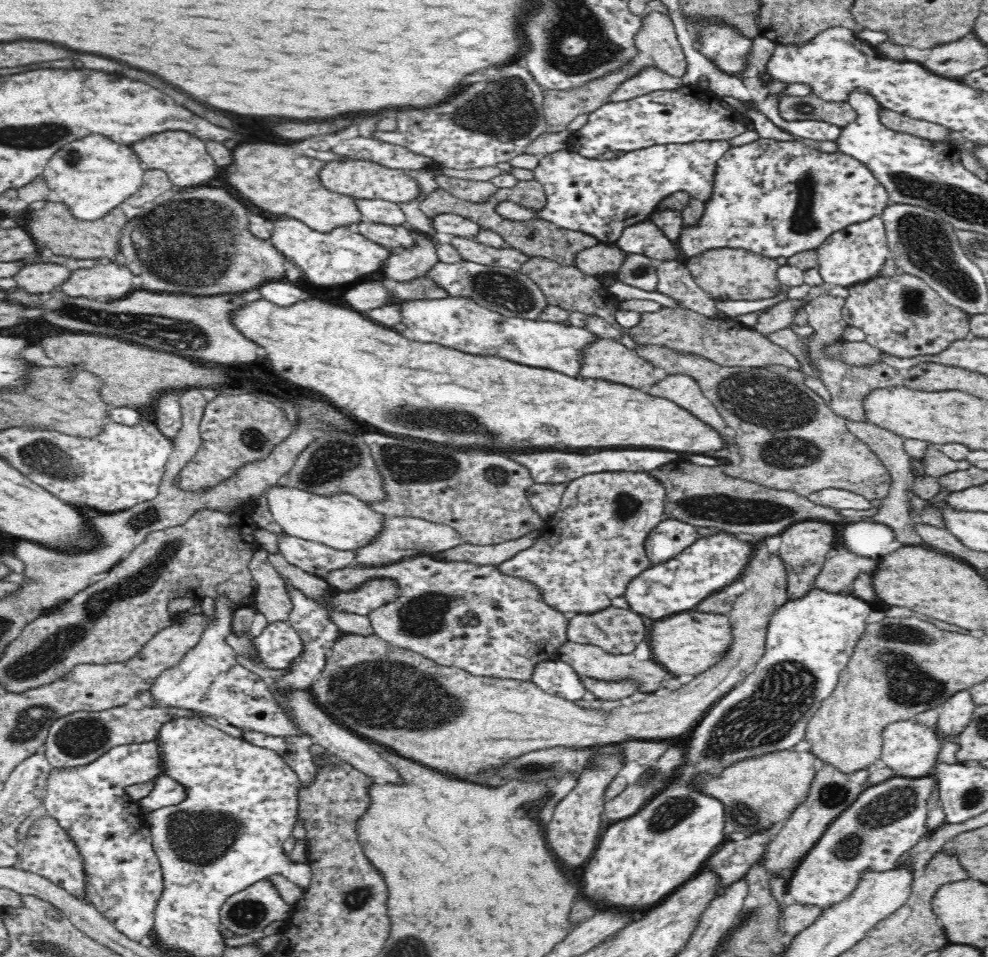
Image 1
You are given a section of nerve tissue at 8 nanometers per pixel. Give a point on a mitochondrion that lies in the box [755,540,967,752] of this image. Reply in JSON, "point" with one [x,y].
{"point":[908,685]}

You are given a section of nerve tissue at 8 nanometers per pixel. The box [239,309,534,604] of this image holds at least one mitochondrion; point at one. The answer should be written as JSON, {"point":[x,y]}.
{"point":[404,463]}

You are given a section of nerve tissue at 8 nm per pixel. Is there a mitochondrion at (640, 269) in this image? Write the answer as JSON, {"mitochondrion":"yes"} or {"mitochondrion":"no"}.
{"mitochondrion":"yes"}

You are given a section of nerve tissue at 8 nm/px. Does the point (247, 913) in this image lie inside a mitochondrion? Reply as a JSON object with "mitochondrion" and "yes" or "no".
{"mitochondrion":"yes"}

